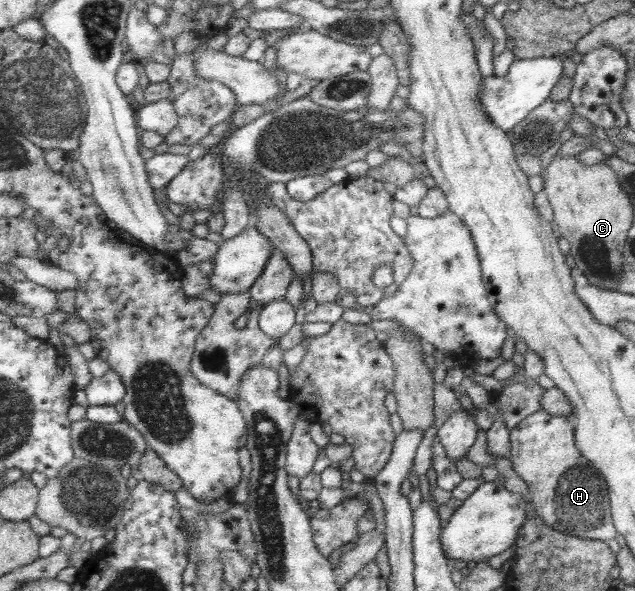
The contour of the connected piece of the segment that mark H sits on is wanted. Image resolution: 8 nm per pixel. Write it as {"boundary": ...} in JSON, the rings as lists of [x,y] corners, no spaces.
{"boundary":[[[540,409],[522,419],[510,433],[511,451],[509,459],[519,477],[527,484],[529,504],[545,525],[557,531],[585,539],[607,542],[615,539],[618,531],[612,522],[608,485],[599,470],[577,449],[574,440],[574,424],[566,416],[551,415]]]}

